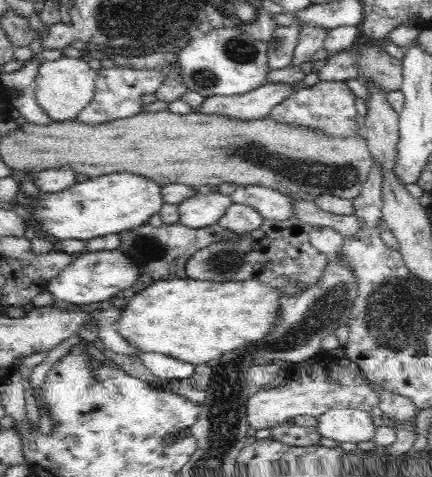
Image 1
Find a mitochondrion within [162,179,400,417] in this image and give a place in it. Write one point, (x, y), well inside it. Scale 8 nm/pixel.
(326, 310)

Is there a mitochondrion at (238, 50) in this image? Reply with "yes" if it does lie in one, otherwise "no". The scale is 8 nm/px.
yes

